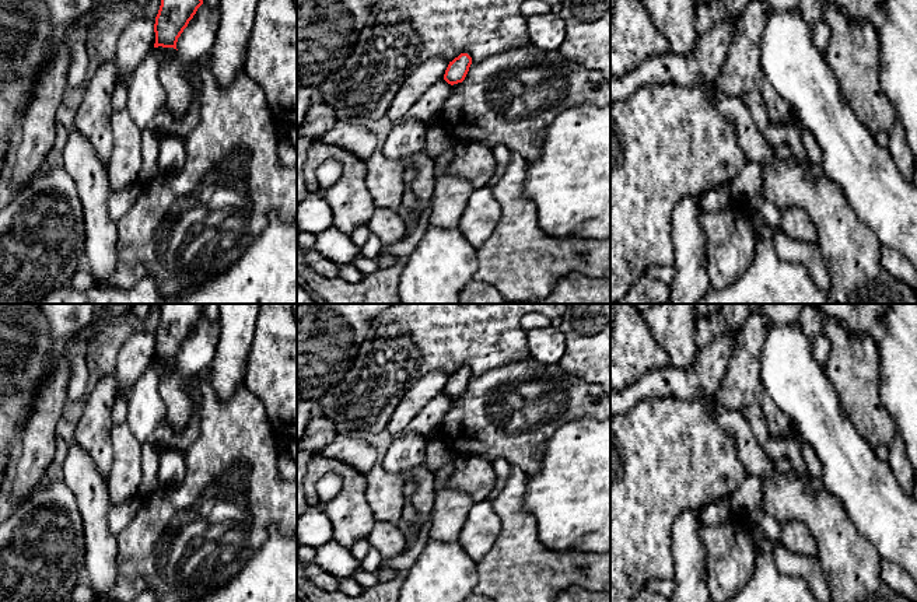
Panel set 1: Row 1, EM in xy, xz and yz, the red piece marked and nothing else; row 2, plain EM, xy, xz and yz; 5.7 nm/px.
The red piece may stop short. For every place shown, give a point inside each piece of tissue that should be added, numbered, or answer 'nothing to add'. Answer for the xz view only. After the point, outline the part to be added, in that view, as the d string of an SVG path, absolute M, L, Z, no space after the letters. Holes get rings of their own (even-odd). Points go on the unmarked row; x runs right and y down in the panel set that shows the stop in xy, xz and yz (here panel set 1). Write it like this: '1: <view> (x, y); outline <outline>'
nothing to add

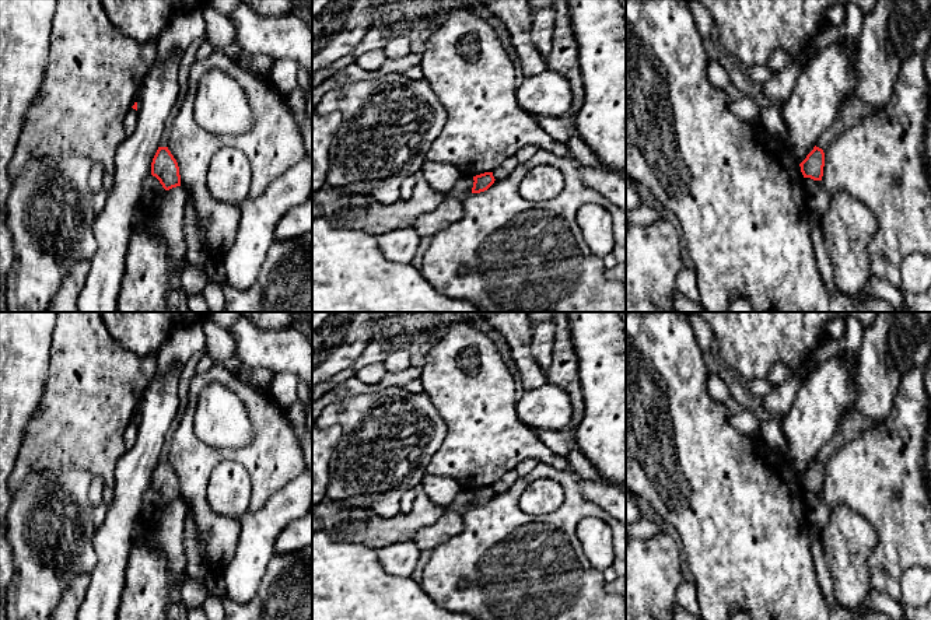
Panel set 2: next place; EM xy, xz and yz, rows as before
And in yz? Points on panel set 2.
nothing to add

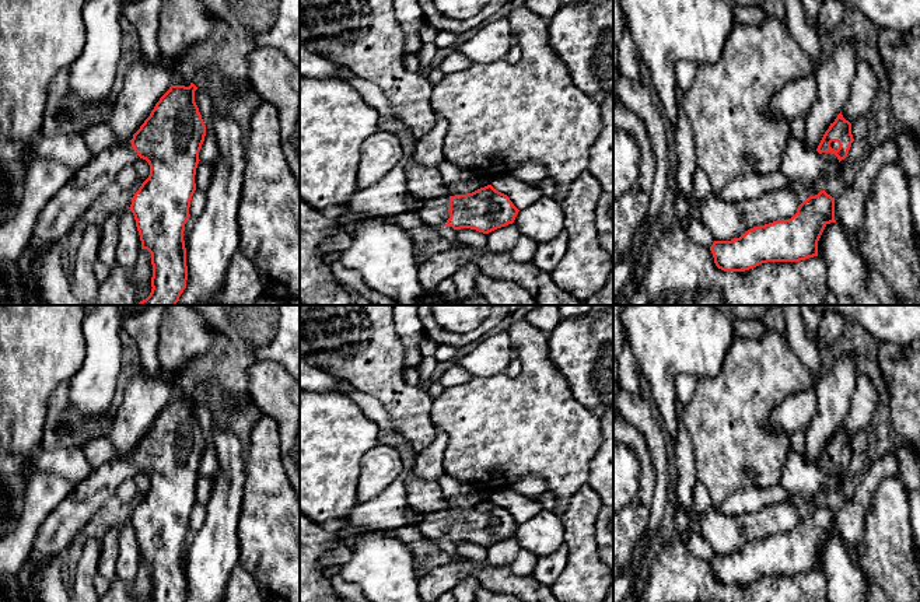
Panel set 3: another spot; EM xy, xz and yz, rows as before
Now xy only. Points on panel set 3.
1: xy (66, 521); outline M129 455L119 456L94 469L74 486L38 528L32 550L17 575L21 598L38 602L35 578L46 563L66 553L73 539L104 508L116 489L139 472Z

